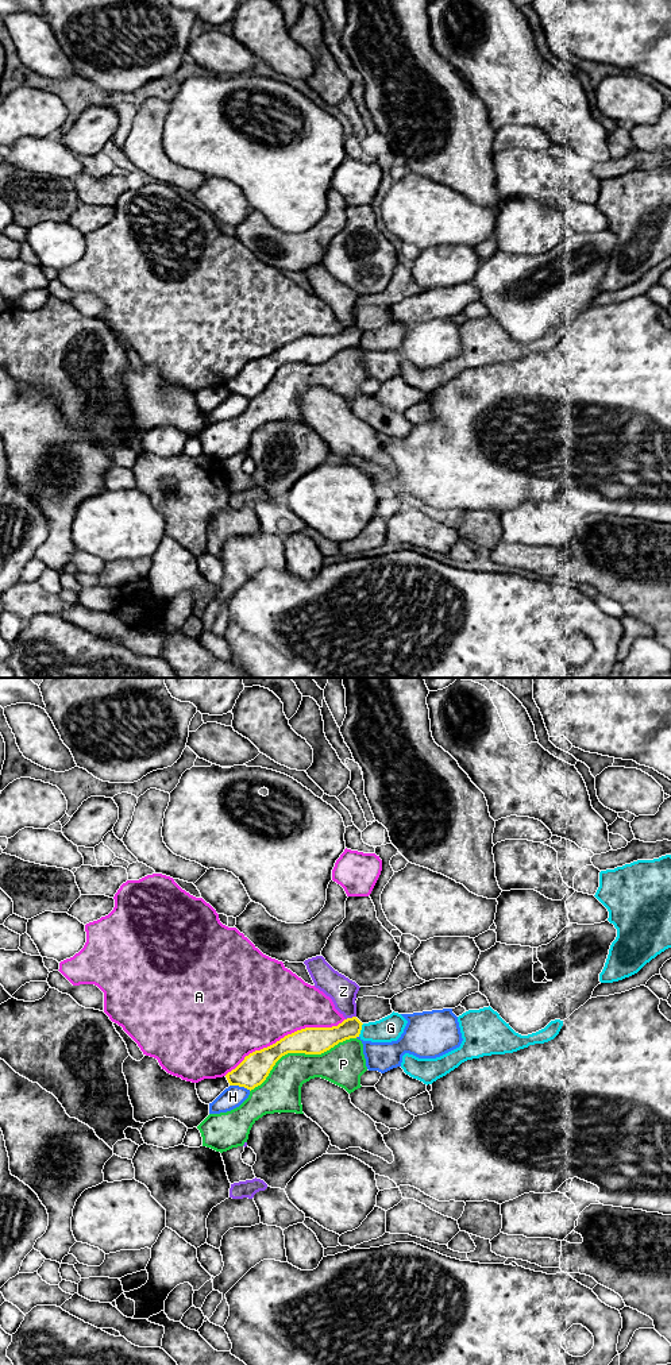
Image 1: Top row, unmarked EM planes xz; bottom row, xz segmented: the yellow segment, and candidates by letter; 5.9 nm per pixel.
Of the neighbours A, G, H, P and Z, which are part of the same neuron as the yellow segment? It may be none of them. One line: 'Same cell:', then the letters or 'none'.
Same cell: none

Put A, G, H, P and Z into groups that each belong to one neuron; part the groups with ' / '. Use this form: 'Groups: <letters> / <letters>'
Groups: A / G / H / P / Z

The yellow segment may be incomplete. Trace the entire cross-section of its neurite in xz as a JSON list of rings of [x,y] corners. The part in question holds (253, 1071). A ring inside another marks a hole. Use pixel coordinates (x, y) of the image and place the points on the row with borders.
[[[352,1017],[332,1027],[297,1030],[267,1048],[250,1053],[225,1077],[230,1086],[244,1087],[251,1091],[266,1080],[282,1056],[288,1053],[321,1054],[339,1042],[359,1037],[362,1025],[356,1017]]]

